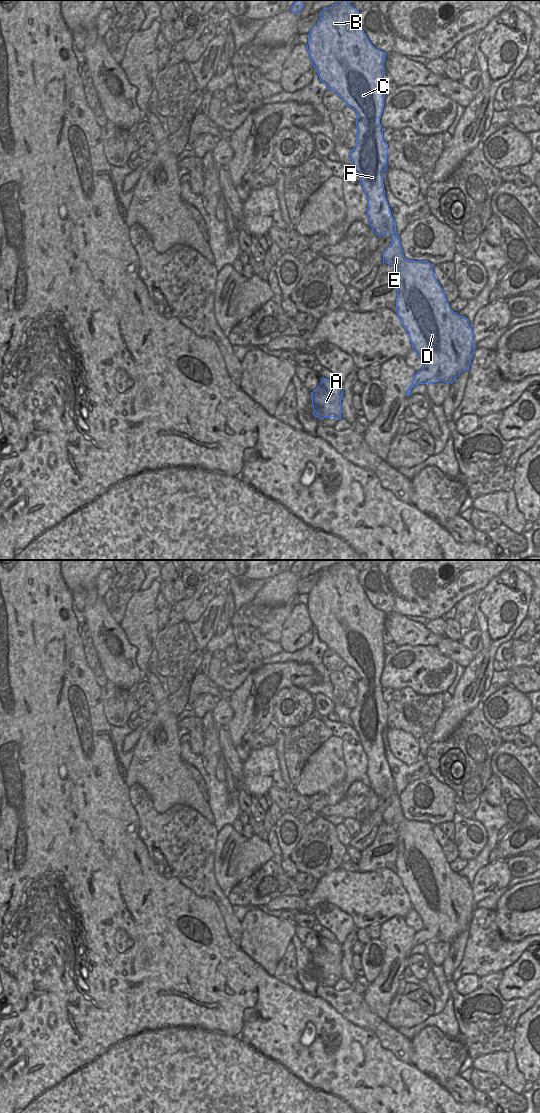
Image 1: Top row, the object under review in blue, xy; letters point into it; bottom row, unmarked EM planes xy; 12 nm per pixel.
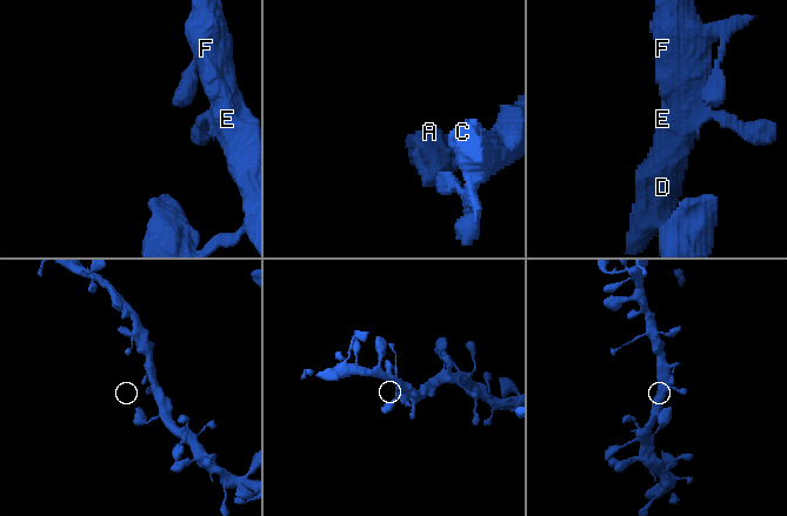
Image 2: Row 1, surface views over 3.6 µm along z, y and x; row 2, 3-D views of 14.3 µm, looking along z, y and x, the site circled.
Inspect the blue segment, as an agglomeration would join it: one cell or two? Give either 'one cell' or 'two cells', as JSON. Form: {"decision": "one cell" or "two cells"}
{"decision": "one cell"}

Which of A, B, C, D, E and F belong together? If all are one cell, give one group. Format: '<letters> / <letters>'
A B C D E F

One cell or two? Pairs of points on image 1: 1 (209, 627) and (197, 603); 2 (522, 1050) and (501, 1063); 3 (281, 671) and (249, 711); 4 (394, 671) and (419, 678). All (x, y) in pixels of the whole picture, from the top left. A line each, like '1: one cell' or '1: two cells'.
1: two cells
2: two cells
3: one cell
4: one cell

